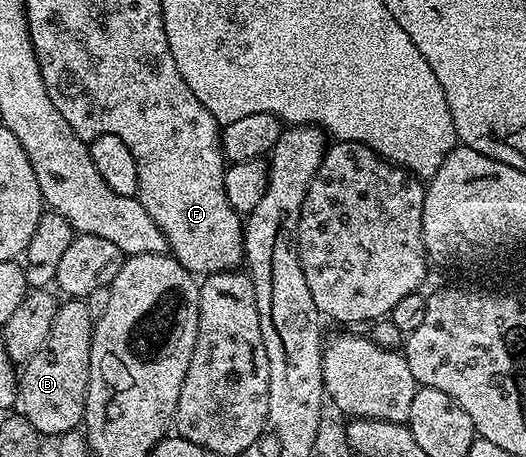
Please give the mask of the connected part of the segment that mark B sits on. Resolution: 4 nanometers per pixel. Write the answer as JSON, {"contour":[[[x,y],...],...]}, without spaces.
{"contour":[[[62,300],[57,307],[55,323],[51,323],[47,343],[43,343],[43,347],[39,347],[39,351],[35,351],[33,358],[20,370],[17,386],[19,413],[42,438],[57,439],[84,422],[93,322],[84,300]]]}

